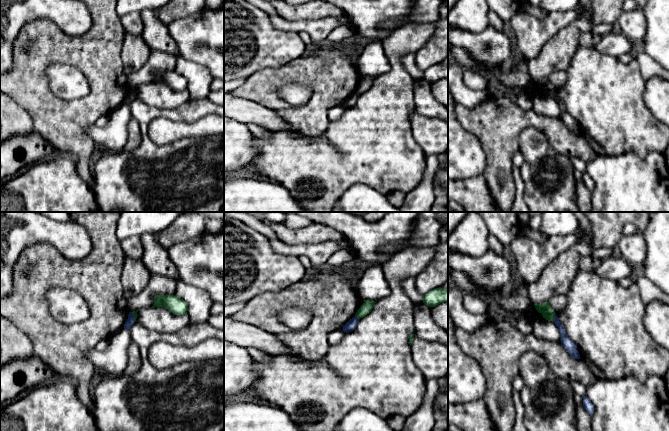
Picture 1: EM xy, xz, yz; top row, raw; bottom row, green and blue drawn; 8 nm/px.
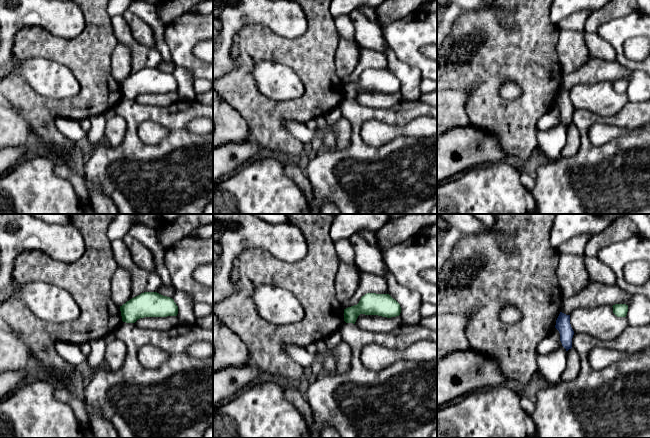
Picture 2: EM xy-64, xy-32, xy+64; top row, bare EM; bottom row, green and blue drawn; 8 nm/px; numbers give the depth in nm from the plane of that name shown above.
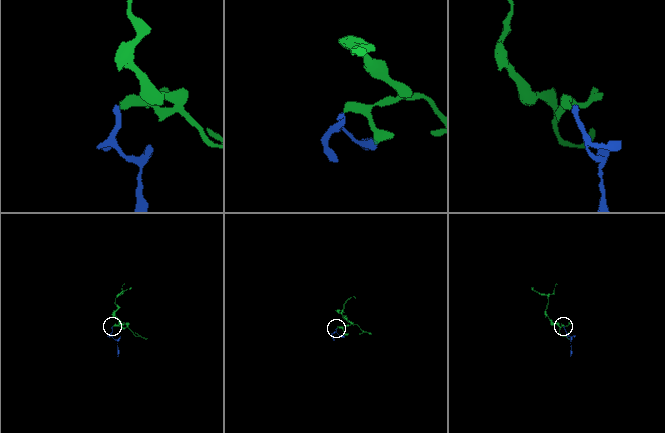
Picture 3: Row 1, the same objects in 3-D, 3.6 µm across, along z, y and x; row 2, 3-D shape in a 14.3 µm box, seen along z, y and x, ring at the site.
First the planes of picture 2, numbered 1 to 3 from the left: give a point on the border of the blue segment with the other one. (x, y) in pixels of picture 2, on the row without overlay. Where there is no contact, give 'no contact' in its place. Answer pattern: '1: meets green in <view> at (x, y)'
1: no contact
2: no contact
3: no contact

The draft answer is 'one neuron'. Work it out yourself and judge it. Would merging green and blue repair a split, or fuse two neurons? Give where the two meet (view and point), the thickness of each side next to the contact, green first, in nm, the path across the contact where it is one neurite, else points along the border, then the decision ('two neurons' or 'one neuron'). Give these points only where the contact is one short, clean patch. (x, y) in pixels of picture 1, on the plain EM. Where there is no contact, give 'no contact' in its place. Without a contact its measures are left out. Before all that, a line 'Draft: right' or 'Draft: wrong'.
Draft: wrong
meets green in yz at (554, 92); 100 nm thick on the green side, 90 nm on the other; border along yz (555, 89), (552, 96); two neurons

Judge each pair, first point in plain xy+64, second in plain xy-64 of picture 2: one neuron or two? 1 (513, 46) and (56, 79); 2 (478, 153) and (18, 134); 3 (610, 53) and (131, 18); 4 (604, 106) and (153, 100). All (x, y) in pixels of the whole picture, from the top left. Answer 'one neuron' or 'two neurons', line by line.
1: two neurons
2: two neurons
3: one neuron
4: one neuron

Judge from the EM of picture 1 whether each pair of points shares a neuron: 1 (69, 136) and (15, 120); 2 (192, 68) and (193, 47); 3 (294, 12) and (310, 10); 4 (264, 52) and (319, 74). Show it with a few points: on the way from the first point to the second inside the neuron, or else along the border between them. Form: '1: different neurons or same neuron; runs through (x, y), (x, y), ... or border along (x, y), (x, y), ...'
1: different neurons; border along (20, 105), (31, 117), (34, 130)
2: different neurons; border along (179, 51), (184, 58), (201, 64), (212, 75)
3: same neuron; runs through (298, 12), (306, 10)
4: different neurons; border along (303, 55), (277, 67), (266, 67)

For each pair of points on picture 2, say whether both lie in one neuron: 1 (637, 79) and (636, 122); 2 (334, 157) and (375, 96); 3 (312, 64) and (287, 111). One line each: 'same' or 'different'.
1: different
2: different
3: same

